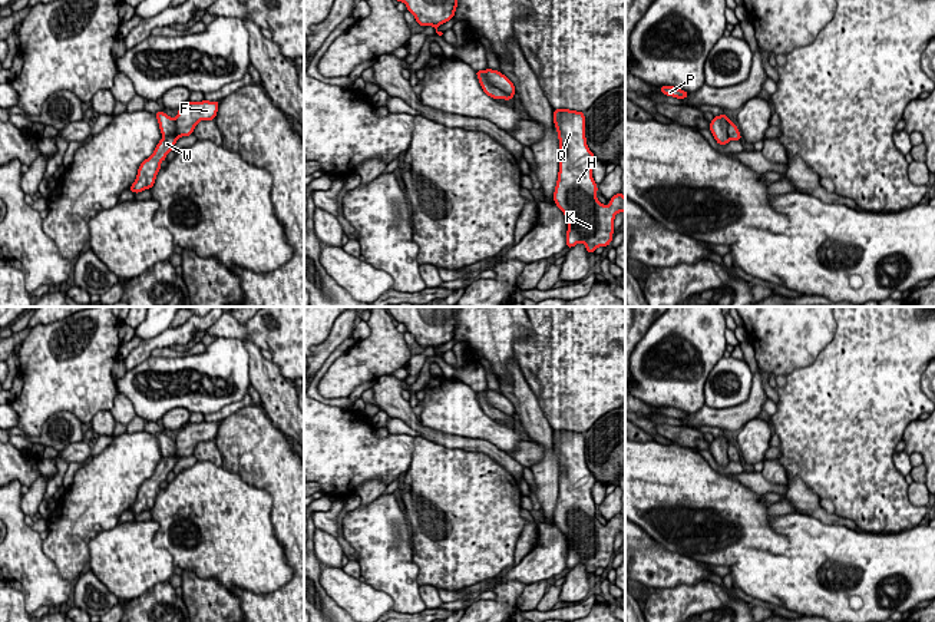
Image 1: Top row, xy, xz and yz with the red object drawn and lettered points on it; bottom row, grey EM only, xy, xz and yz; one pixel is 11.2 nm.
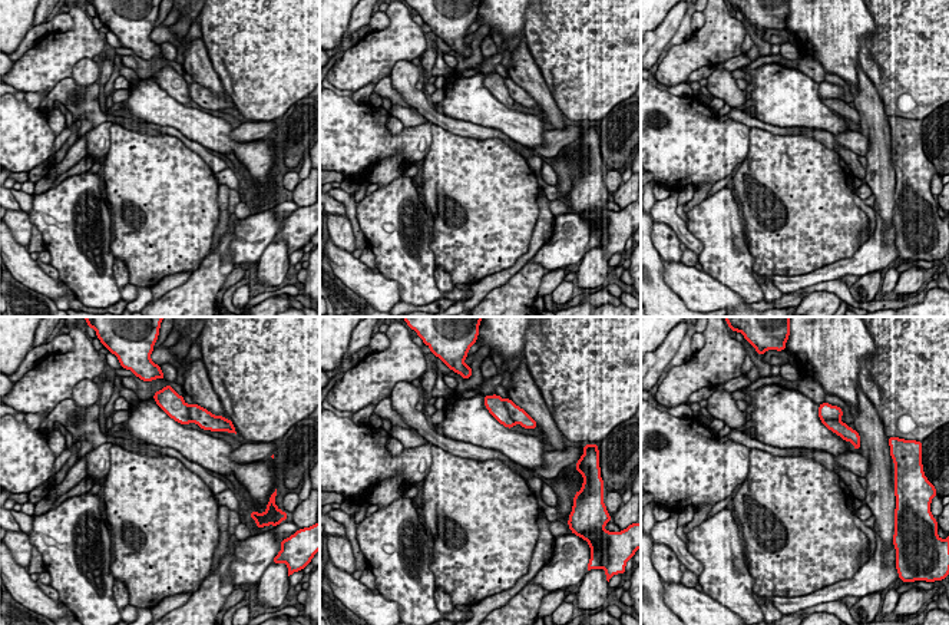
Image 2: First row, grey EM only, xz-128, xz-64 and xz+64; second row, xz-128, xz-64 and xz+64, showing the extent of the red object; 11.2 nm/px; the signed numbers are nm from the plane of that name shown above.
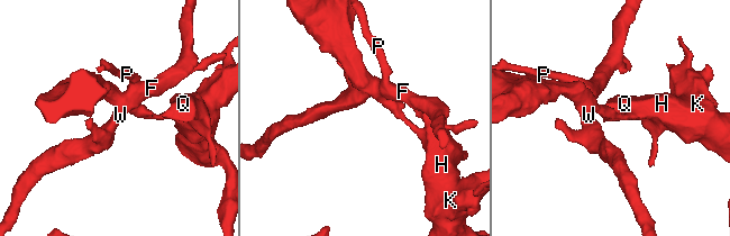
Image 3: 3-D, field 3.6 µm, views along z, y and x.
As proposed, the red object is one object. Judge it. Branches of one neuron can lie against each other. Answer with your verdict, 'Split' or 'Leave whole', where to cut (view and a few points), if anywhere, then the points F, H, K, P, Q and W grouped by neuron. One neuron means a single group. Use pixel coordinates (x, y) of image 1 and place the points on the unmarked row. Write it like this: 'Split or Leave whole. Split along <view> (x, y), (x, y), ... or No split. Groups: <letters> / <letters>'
Split. Split along xz (485, 391), (485, 399), (492, 406), (511, 416). Groups: F P W / H K Q

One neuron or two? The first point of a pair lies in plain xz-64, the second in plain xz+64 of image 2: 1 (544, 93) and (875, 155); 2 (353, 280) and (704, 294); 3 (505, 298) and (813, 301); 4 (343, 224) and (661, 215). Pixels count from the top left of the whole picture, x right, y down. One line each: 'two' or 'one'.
1: one
2: one
3: one
4: two

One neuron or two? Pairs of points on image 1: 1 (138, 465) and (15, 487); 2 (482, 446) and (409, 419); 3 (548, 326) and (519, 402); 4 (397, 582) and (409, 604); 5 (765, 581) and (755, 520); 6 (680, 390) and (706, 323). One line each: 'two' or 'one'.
1: two
2: one
3: two
4: one
5: two
6: one

